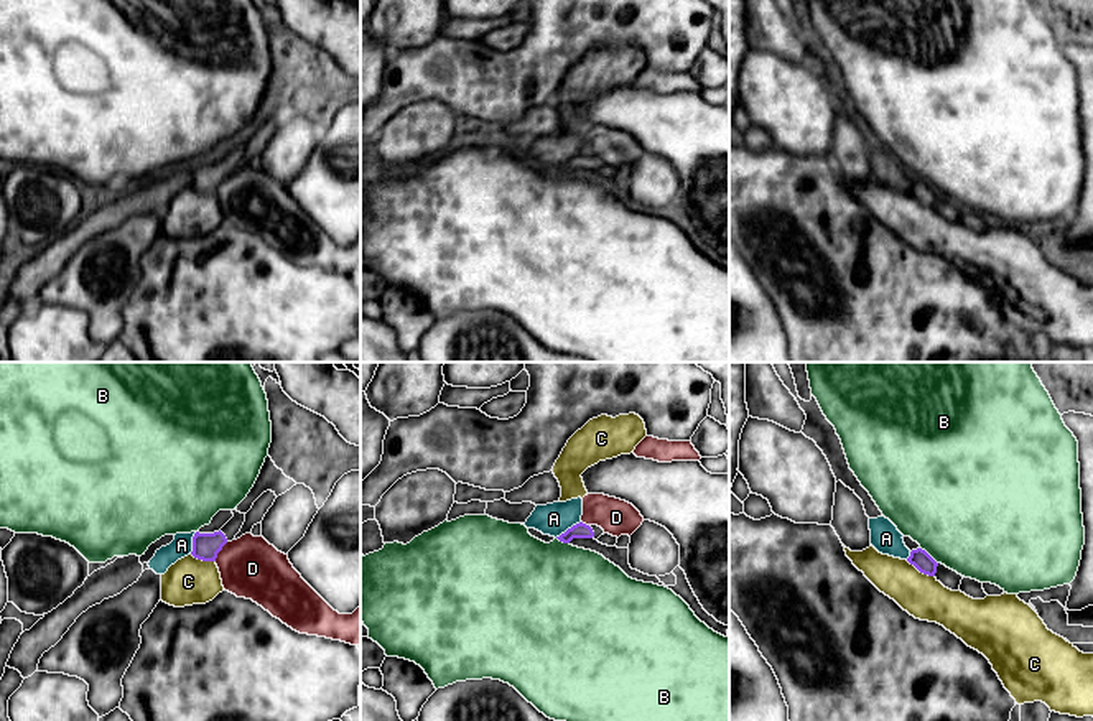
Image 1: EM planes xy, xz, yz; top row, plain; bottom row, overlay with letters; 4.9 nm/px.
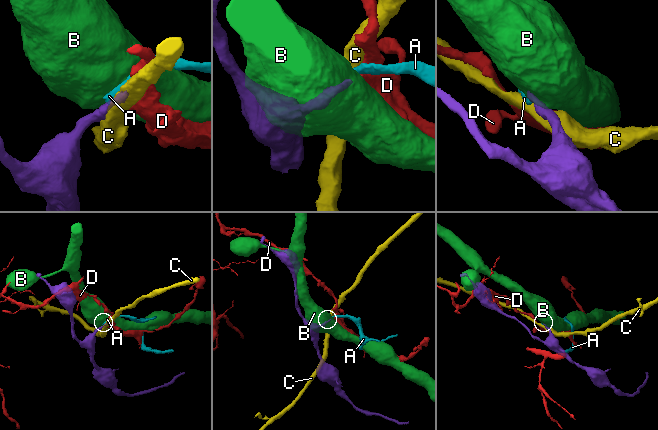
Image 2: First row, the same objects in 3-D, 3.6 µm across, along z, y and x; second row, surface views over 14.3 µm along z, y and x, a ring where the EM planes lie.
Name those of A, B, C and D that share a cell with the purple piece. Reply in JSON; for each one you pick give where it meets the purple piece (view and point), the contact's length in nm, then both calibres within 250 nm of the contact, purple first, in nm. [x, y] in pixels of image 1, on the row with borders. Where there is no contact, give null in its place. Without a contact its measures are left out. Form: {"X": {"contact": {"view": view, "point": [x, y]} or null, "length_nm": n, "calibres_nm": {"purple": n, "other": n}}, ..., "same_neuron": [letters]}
{"same_neuron": []}

